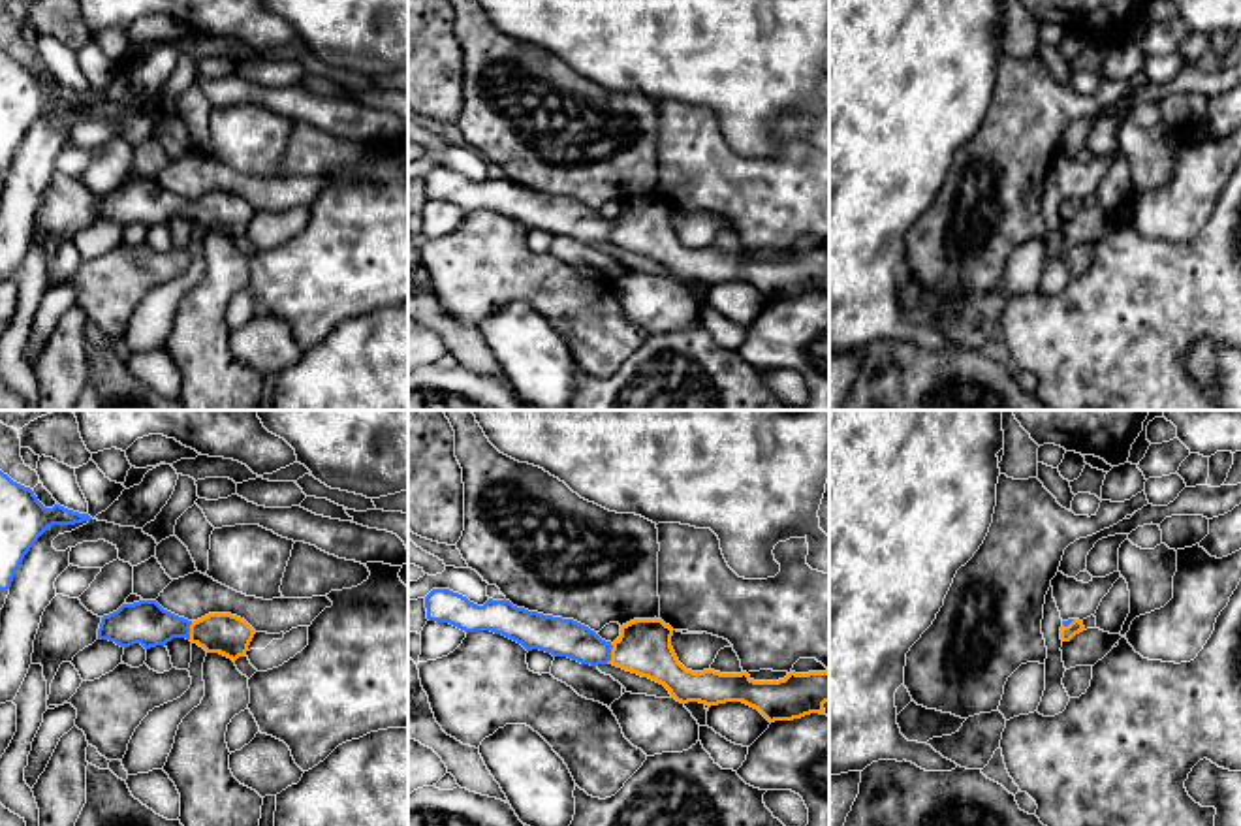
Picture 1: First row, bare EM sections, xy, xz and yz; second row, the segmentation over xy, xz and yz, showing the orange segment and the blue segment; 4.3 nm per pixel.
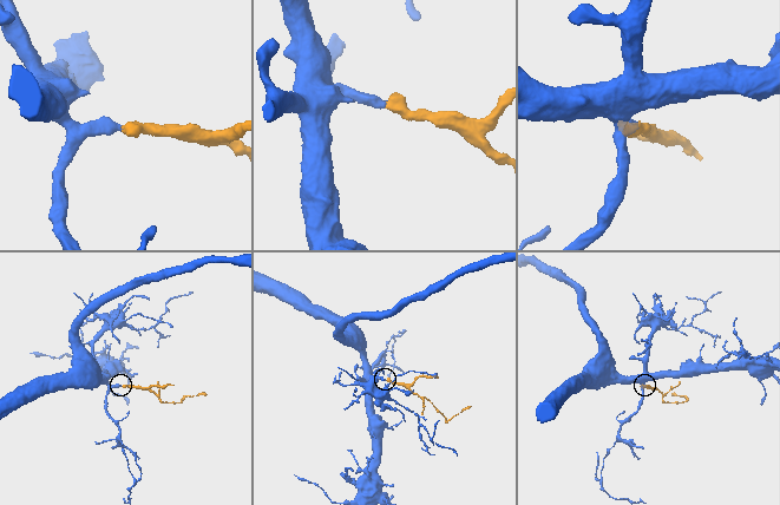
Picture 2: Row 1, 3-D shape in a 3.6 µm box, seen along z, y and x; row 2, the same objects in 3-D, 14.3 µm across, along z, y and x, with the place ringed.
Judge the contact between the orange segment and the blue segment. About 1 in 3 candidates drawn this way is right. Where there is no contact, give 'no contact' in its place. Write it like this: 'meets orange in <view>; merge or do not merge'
meets orange in xy; merge

